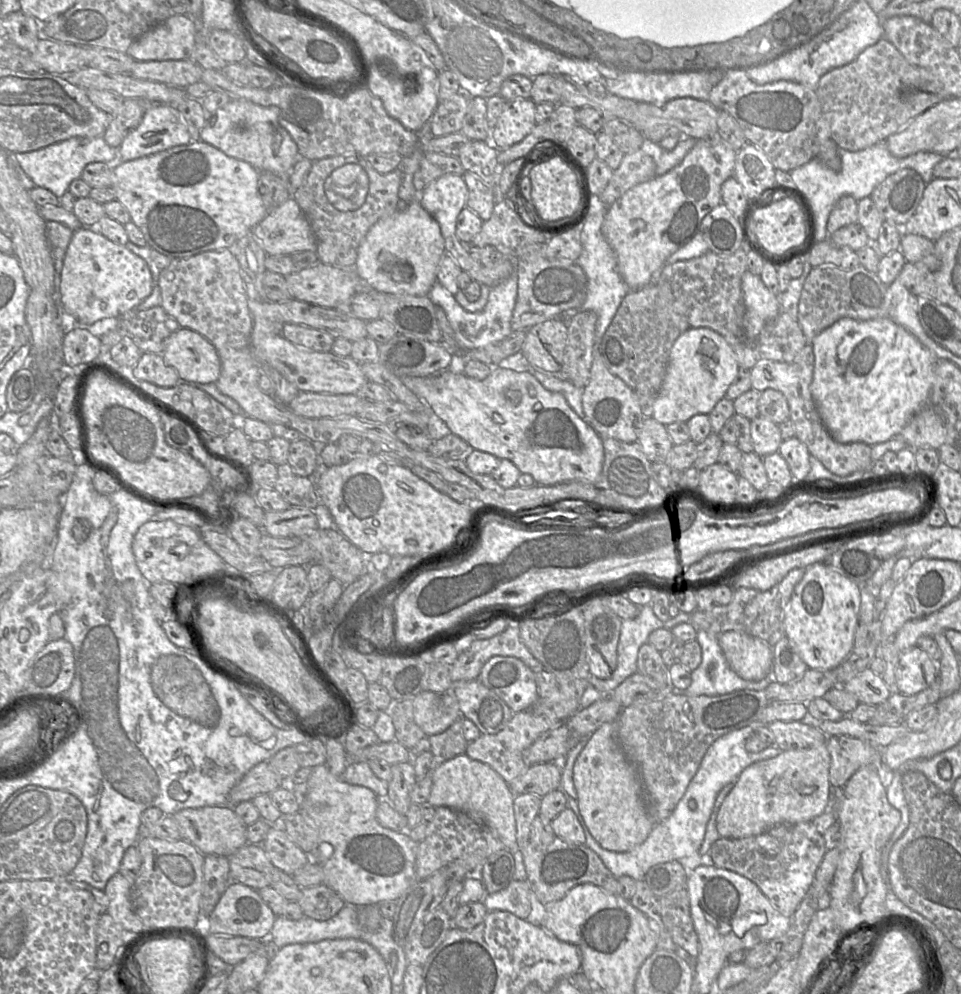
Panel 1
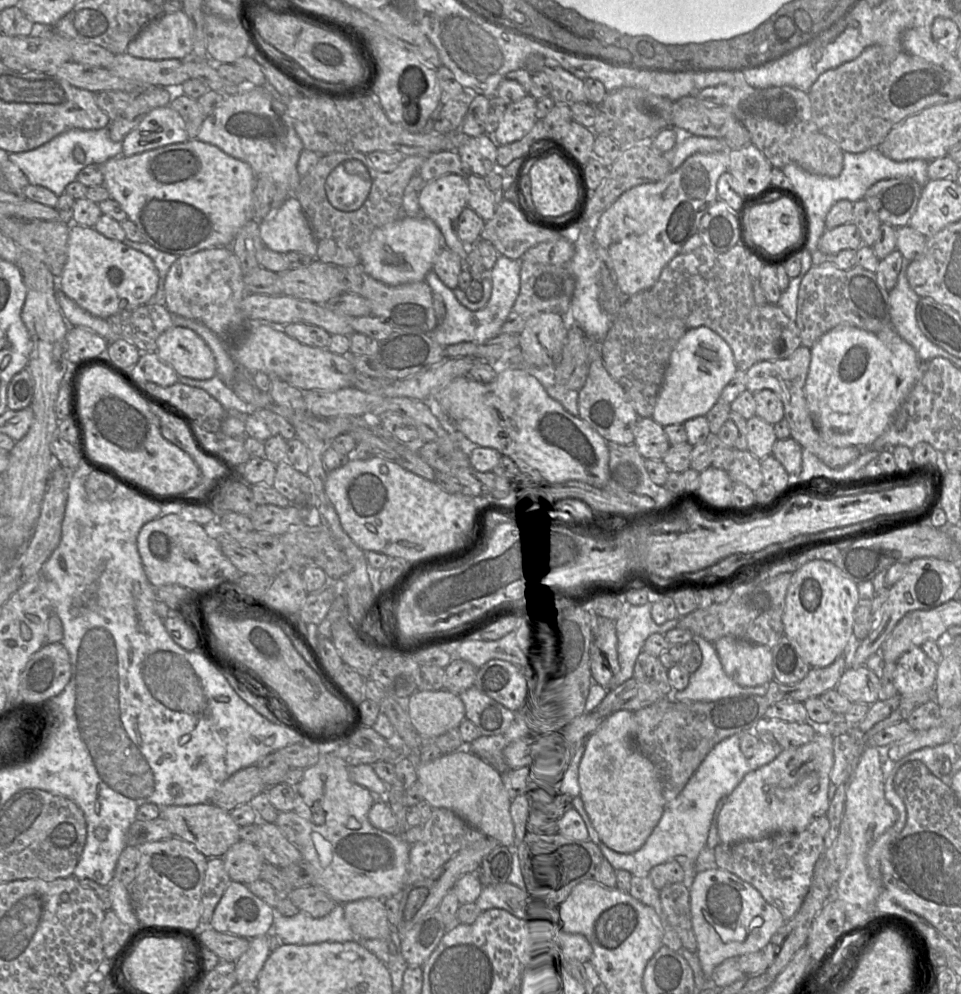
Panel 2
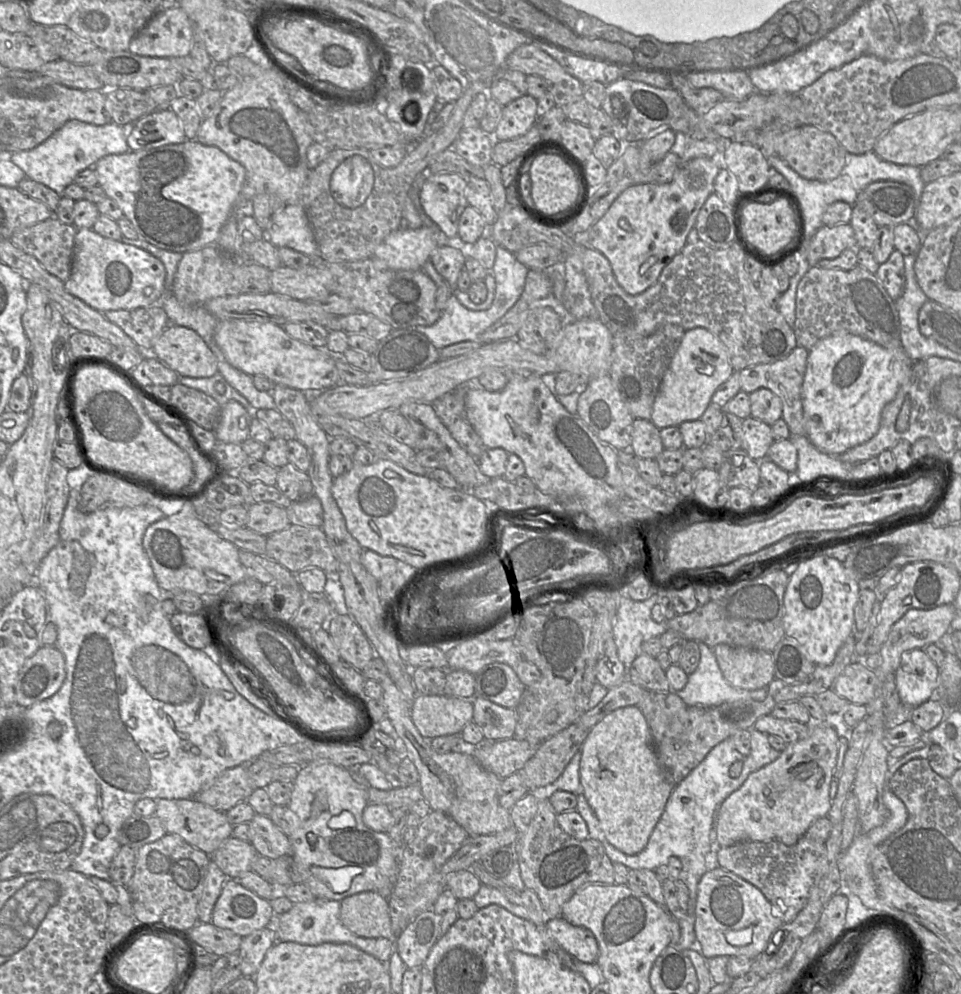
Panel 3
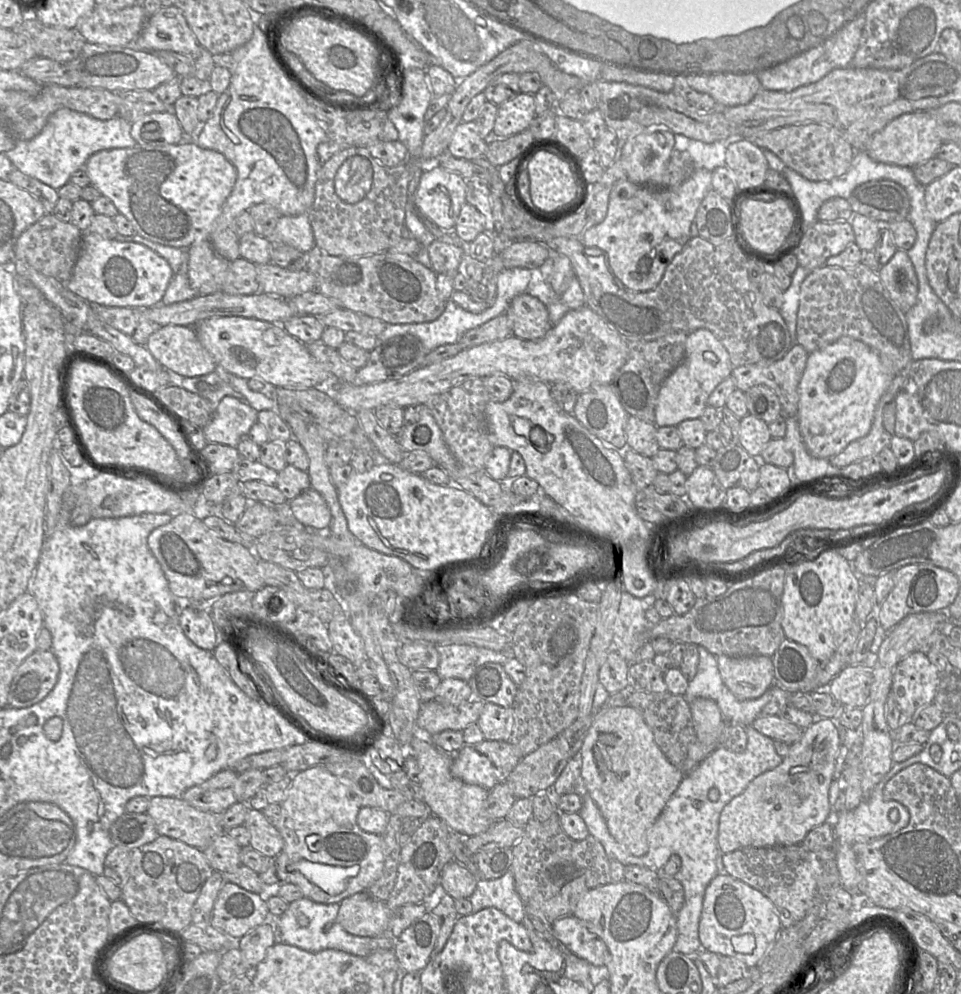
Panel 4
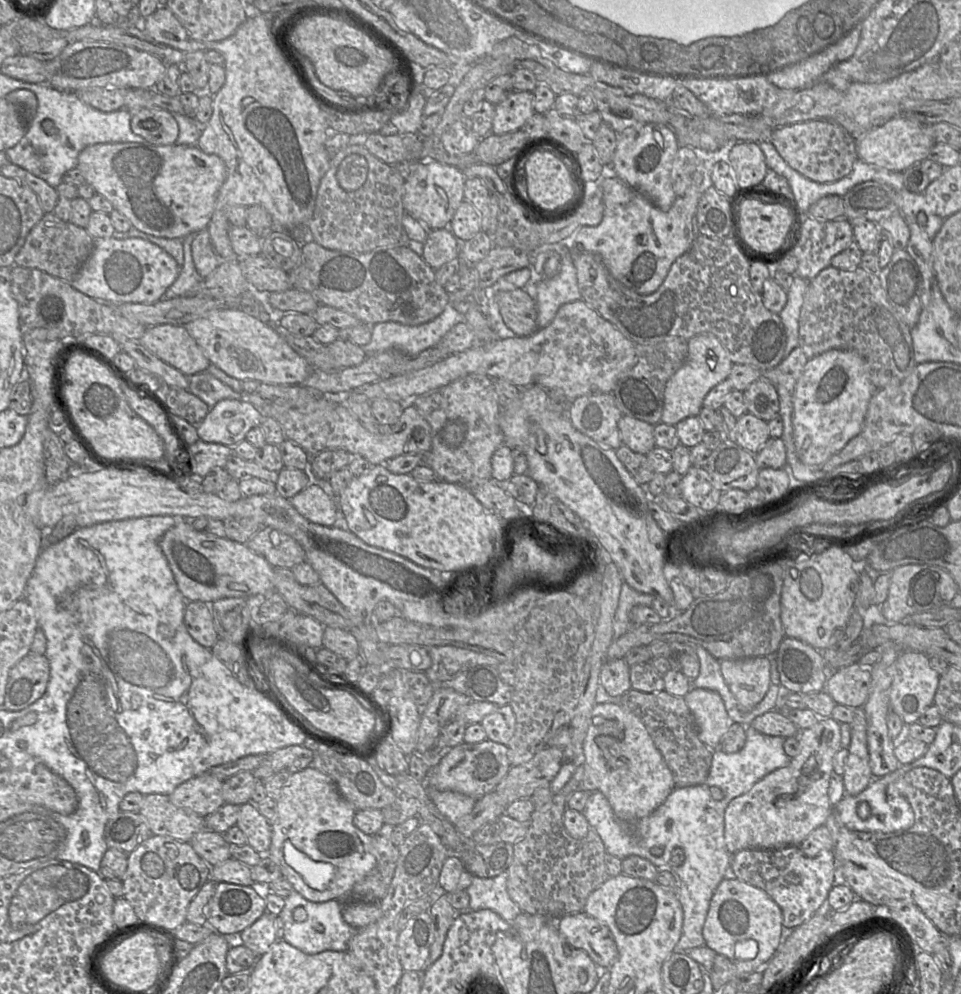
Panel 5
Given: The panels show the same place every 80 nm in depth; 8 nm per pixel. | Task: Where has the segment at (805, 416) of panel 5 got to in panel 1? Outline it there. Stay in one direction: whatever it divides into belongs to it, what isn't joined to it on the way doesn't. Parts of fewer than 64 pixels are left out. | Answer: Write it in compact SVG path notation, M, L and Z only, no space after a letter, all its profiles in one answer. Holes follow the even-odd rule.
M890 317L865 321L841 318L819 333L811 345L814 354L811 395L826 429L841 444L862 442L873 446L892 439L928 399L937 359Z

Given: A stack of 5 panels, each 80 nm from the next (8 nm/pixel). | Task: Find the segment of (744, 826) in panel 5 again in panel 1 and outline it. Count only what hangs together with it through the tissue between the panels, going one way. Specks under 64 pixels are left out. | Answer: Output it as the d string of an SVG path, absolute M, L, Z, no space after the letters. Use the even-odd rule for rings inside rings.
M825 743L807 749L781 751L776 757L751 764L739 775L718 811L719 836L745 838L778 825L811 822L830 808L830 763Z

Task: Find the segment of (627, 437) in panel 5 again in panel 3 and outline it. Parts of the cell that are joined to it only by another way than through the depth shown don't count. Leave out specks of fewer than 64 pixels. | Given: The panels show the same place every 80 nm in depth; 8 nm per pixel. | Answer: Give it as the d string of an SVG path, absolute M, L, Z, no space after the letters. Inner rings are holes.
M634 419L629 449L636 457L656 459L664 450L660 430L651 420Z

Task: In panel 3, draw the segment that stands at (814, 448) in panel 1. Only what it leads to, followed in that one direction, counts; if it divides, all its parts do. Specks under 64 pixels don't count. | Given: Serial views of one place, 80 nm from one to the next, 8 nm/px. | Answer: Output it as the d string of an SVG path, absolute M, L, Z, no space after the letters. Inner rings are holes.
M796 346L783 359L747 367L739 372L741 390L750 394L759 388L766 388L779 397L782 403L782 418L791 435L805 435L805 422L802 406L802 385L807 366L809 350Z

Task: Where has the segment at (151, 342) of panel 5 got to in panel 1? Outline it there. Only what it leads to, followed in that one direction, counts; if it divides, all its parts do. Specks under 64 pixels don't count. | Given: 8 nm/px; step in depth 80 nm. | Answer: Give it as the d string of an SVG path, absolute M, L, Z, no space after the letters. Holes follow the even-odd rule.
M180 327L163 342L162 356L186 382L215 383L221 371L220 357L200 333Z

